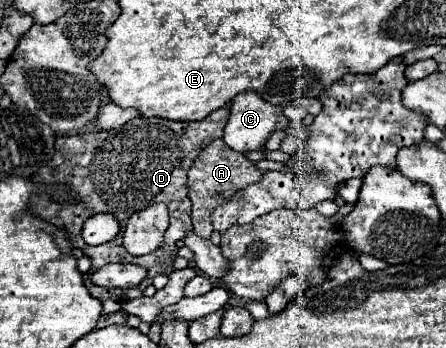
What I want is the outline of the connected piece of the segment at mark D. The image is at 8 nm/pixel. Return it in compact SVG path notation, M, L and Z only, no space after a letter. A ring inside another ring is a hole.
M216 109L210 117L202 121L170 121L162 117L136 117L122 125L116 131L90 131L70 137L56 137L54 143L54 157L36 173L36 181L42 183L64 183L74 189L80 197L80 203L58 203L48 199L48 195L38 195L30 201L30 209L50 221L68 229L72 235L72 245L80 247L88 257L92 257L92 268L84 274L86 283L91 273L101 268L106 263L134 263L148 271L148 277L134 289L128 289L126 297L118 299L134 299L142 297L144 289L152 283L158 273L170 273L172 261L176 257L176 241L190 229L190 197L188 197L188 169L200 155L204 145L210 145L216 137L222 137L222 129L228 121L228 109ZM154 203L166 203L170 209L170 227L162 245L142 257L130 255L122 245L122 235L126 229L126 219L120 219L120 233L116 239L104 245L86 245L82 239L82 225L94 213L112 213L112 211L136 211L140 207L150 207ZM188 209L188 211L180 211Z

